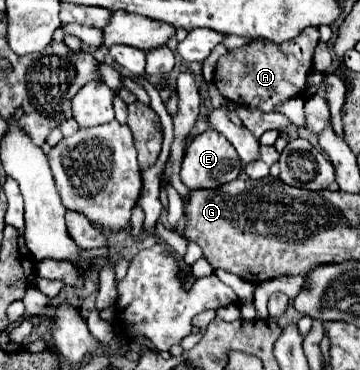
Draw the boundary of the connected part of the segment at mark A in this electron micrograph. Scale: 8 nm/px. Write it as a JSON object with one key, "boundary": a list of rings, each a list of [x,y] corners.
{"boundary":[[[307,27],[299,37],[281,45],[261,37],[251,39],[247,45],[231,49],[223,57],[219,57],[213,83],[217,91],[235,105],[243,101],[243,105],[259,109],[263,113],[275,111],[283,101],[301,97],[305,93],[307,77],[313,71],[313,51],[317,43],[319,43],[317,27]]]}

